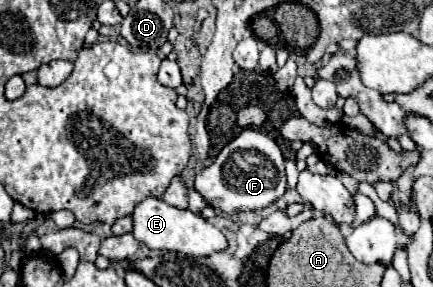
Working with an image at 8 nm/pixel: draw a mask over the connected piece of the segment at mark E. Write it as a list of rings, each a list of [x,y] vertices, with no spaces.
[[[147,197],[135,209],[133,217],[133,235],[139,243],[147,245],[149,249],[163,249],[163,251],[177,251],[187,257],[209,257],[215,251],[227,249],[225,235],[213,227],[209,221],[197,217],[189,209],[175,209],[161,199]]]

